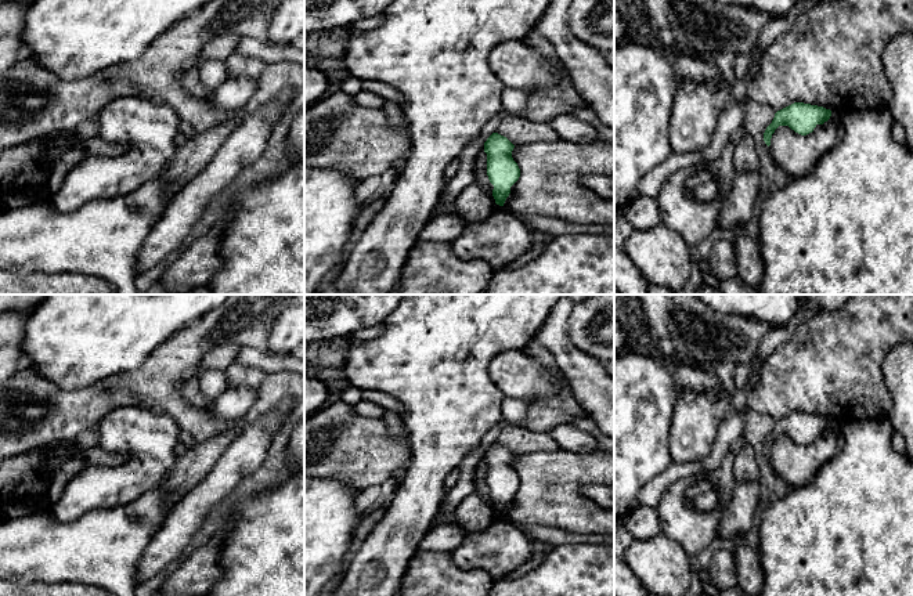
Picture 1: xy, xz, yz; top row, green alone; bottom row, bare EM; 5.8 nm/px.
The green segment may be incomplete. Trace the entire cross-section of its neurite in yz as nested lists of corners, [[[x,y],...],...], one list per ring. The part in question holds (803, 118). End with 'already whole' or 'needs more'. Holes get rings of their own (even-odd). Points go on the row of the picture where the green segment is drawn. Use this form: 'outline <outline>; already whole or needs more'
outline [[[794,102],[775,113],[772,123],[764,133],[764,141],[769,147],[771,138],[779,126],[788,126],[791,130],[801,136],[813,131],[818,124],[823,124],[831,116],[831,111],[823,106]]]; already whole

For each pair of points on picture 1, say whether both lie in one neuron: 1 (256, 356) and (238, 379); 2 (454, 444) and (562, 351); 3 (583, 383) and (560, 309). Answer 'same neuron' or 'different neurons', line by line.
1: different neurons
2: different neurons
3: same neuron

